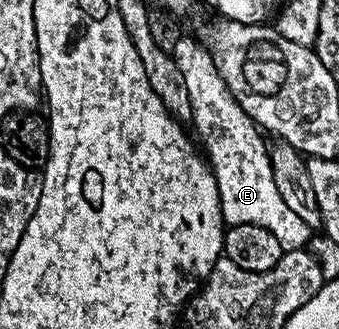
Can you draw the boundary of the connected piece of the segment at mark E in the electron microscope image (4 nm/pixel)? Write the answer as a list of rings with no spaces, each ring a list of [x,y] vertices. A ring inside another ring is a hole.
[[[184,36],[179,40],[179,44],[176,44],[172,55],[175,64],[179,64],[179,72],[183,72],[183,80],[187,83],[187,96],[191,96],[192,129],[195,134],[195,129],[197,129],[196,137],[203,147],[203,154],[208,161],[209,169],[215,176],[215,184],[219,184],[221,215],[226,227],[239,224],[259,224],[259,228],[267,228],[267,232],[272,232],[275,240],[279,240],[282,251],[306,249],[310,245],[308,242],[311,227],[303,224],[303,220],[295,216],[291,208],[287,208],[287,200],[283,200],[279,188],[275,188],[275,176],[269,159],[269,146],[267,141],[265,142],[266,135],[262,133],[257,123],[251,120],[251,116],[247,116],[247,112],[235,100],[235,96],[231,96],[223,76],[219,76],[219,68],[215,68],[215,60],[209,47],[204,41],[197,39],[196,42],[190,36]]]

